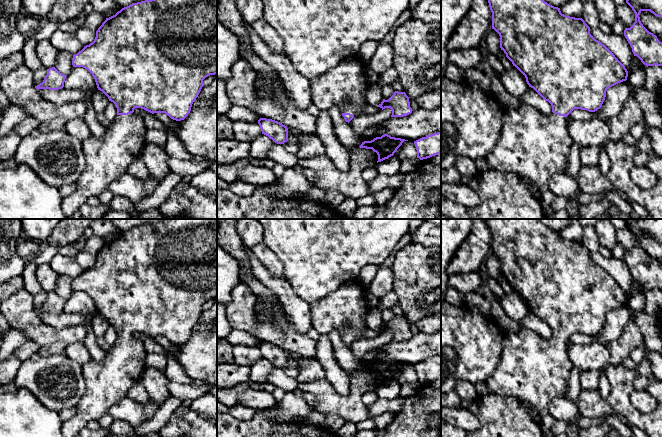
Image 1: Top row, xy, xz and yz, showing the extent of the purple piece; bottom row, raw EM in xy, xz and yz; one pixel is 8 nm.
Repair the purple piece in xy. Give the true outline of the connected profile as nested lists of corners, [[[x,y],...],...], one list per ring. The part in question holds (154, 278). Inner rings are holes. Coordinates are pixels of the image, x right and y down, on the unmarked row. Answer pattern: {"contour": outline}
{"contour": [[[162,219],[158,222],[145,224],[122,232],[115,239],[106,242],[102,249],[96,255],[96,261],[92,267],[84,270],[77,278],[73,279],[73,291],[83,291],[87,293],[95,303],[98,314],[102,315],[113,326],[117,332],[117,341],[114,345],[105,352],[103,361],[98,362],[92,358],[82,365],[83,377],[85,379],[85,392],[77,405],[77,414],[70,420],[63,422],[62,434],[64,437],[75,437],[89,421],[99,420],[104,415],[108,414],[109,409],[118,403],[121,399],[127,396],[129,389],[139,382],[143,371],[146,369],[147,352],[141,340],[134,337],[135,332],[144,333],[152,338],[165,337],[171,343],[176,345],[184,344],[191,335],[193,326],[198,321],[203,309],[203,304],[217,298],[217,219]]]}

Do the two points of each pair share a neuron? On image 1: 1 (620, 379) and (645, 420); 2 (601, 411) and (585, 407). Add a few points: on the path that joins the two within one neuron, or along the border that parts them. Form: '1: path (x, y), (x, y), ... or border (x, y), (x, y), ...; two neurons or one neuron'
1: path (620, 391), (620, 401), (633, 414); one neuron
2: path (597, 407), (589, 407); one neuron

